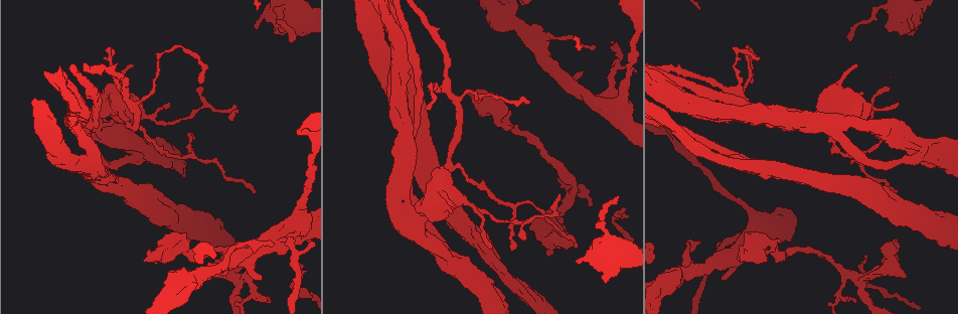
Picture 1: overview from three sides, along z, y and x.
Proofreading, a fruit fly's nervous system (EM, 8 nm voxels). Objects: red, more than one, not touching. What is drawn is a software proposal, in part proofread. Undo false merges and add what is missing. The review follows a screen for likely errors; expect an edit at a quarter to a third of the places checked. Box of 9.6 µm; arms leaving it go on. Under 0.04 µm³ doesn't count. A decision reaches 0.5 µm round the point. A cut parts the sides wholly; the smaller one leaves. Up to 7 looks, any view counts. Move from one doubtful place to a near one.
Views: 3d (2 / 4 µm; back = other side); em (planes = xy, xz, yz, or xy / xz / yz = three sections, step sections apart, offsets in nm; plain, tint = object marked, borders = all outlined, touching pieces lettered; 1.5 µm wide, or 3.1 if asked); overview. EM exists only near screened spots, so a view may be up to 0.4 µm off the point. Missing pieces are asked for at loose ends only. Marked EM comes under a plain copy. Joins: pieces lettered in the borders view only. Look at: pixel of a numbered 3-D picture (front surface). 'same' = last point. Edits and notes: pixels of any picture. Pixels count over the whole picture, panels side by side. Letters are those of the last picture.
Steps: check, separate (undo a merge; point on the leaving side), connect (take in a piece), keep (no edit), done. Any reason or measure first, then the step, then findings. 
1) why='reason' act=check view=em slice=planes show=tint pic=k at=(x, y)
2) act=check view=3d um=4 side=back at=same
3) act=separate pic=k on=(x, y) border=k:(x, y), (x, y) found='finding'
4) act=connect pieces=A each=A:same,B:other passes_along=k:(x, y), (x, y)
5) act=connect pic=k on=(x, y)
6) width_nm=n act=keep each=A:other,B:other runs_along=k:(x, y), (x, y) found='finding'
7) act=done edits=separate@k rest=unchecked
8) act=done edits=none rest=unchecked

why='thick end' act=check view=em slice=planes show=borders pic=1 at=(114, 180)

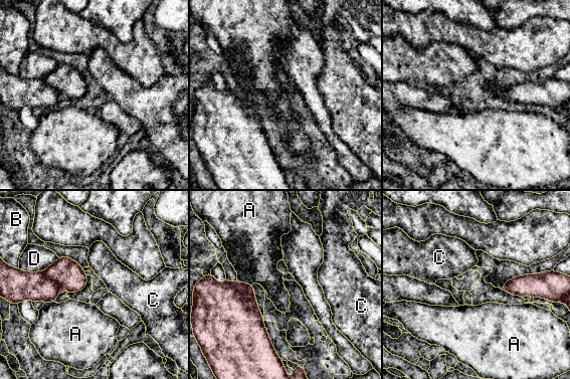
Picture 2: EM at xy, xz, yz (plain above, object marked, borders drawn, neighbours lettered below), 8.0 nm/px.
longest_contact=D:340nm act=keep each=A:other,B:other,C:other,D:other border=2:(237, 279), (251, 286) found='no lettered piece goes on from it'

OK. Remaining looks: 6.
why='branch stops here' act=check view=em slice=xy step=4 show=tint pic=1 at=(427, 108)

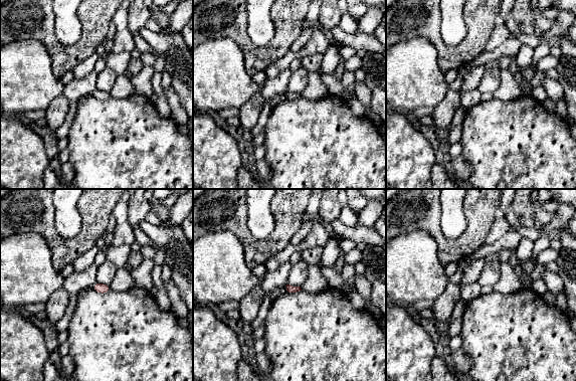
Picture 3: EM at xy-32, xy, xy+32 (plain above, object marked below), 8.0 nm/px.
act=check view=em slice=planes show=borders at=same

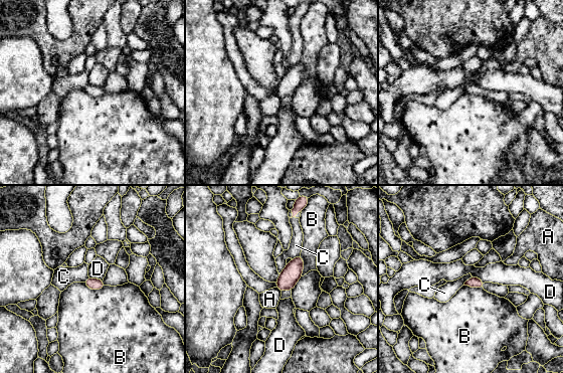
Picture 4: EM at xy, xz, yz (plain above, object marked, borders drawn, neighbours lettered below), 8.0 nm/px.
act=keep each=A:other,B:other,C:other,D:other border=4:(287, 264), (279, 274) found='none of them fits'

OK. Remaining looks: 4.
why='stops while still wide' act=check view=em slice=planes show=borders pic=1 at=(912, 26)

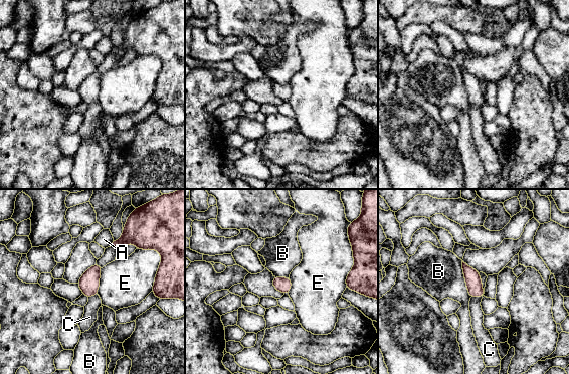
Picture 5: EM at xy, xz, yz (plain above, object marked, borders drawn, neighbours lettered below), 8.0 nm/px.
act=connect pieces=C each=A:other,B:other,C:same,E:other found='it goes on there'

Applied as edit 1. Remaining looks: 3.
act=done edits=connect@5 rest=unchecked

